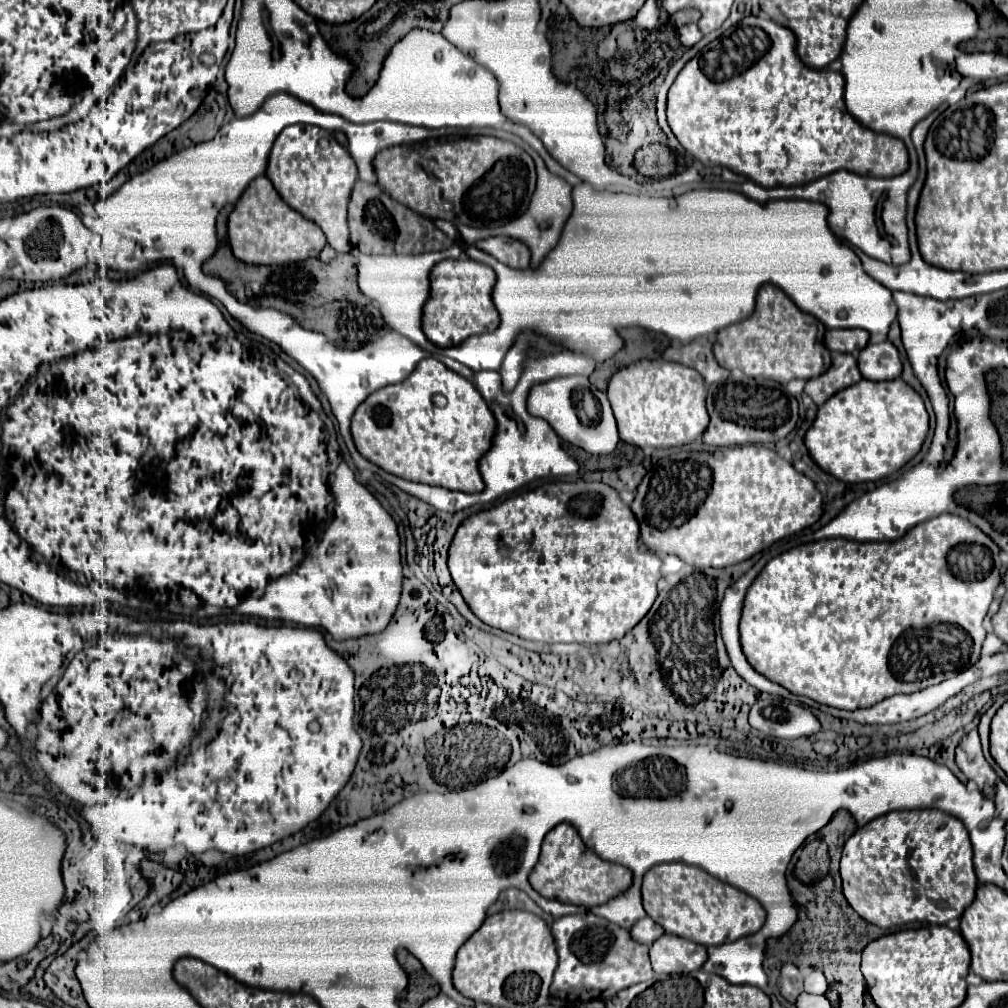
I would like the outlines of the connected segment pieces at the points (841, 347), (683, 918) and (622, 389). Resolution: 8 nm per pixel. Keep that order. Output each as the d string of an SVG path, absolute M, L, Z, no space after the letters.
M831 329L825 333L825 345L829 351L839 353L851 353L859 355L861 349L865 349L869 343L869 333L865 329Z
M661 863L649 869L643 877L643 905L647 915L667 933L706 947L757 933L765 925L767 915L757 899L687 863Z
M643 359L633 363L609 381L607 389L619 437L637 447L681 447L695 441L707 429L705 381L699 371L671 361Z

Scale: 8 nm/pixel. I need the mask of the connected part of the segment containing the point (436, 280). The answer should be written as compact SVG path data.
M467 257L437 263L431 271L431 297L423 307L423 333L427 339L439 347L455 347L471 335L495 331L501 323L491 299L495 281L497 275L491 267Z

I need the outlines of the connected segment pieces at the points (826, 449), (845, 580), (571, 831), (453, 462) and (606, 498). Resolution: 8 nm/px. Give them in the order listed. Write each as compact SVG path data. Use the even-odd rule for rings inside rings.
M901 377L893 381L861 379L819 407L817 419L805 435L805 445L825 473L847 483L867 483L881 481L905 467L923 447L927 431L925 403Z
M943 513L931 521L915 525L899 541L859 543L859 541L849 541L849 539L823 539L823 541L793 547L773 557L763 567L763 571L757 575L757 579L747 591L743 615L741 615L743 653L747 655L747 661L761 675L783 685L791 693L805 695L819 703L825 703L837 709L849 709L849 711L871 707L875 705L875 701L883 701L883 697L891 697L895 693L915 693L931 685L939 685L951 677L957 677L959 673L963 673L963 669L969 669L971 665L975 665L975 661L981 655L981 647L987 637L987 631L983 629L983 619L993 601L995 589L1001 583L1001 557L999 555L1001 555L1001 549L993 543L993 539L987 537L987 533L979 531L979 527L971 525L971 521L965 521L951 513L949 515Z
M559 823L545 835L541 855L529 875L529 883L539 895L547 899L557 899L571 905L595 907L625 893L631 887L631 877L633 873L627 867L603 861L589 847L585 847L573 825Z
M423 359L407 377L403 383L387 385L375 393L371 393L355 411L351 419L351 433L353 441L357 445L357 451L377 467L385 469L387 473L393 473L401 479L415 481L415 483L427 483L437 485L453 491L465 491L465 493L479 493L483 491L483 479L479 473L479 459L491 449L493 437L497 431L497 421L477 391L477 387L467 381L465 377L457 375L455 371L447 369L437 359ZM441 393L447 397L445 409L433 409L431 395Z
M587 481L545 483L545 485L541 485L533 491L525 491L525 493L519 493L515 497L509 497L509 499L505 499L503 503L499 503L491 509L479 511L475 515L467 517L459 525L459 529L455 533L455 539L449 547L451 577L457 585L457 589L461 591L463 599L471 607L471 611L483 623L487 623L491 627L497 627L501 631L513 633L521 639L541 641L541 643L549 643L549 645L553 645L553 643L593 643L595 645L595 643L609 643L613 639L625 637L649 613L651 605L655 603L658 595L657 583L663 577L661 567L663 567L663 561L661 561L659 555L641 549L641 545L639 545L639 521L631 513L631 507L621 501L619 493L613 487L605 485L605 483L587 483Z

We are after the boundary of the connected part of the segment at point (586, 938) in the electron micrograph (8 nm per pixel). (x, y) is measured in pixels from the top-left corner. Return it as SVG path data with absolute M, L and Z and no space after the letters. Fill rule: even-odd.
M593 913L565 915L555 919L551 933L555 937L559 955L559 965L551 983L551 995L563 991L569 997L583 1001L603 999L653 977L653 969L649 965L649 945L637 943L627 929L613 925L603 917Z

